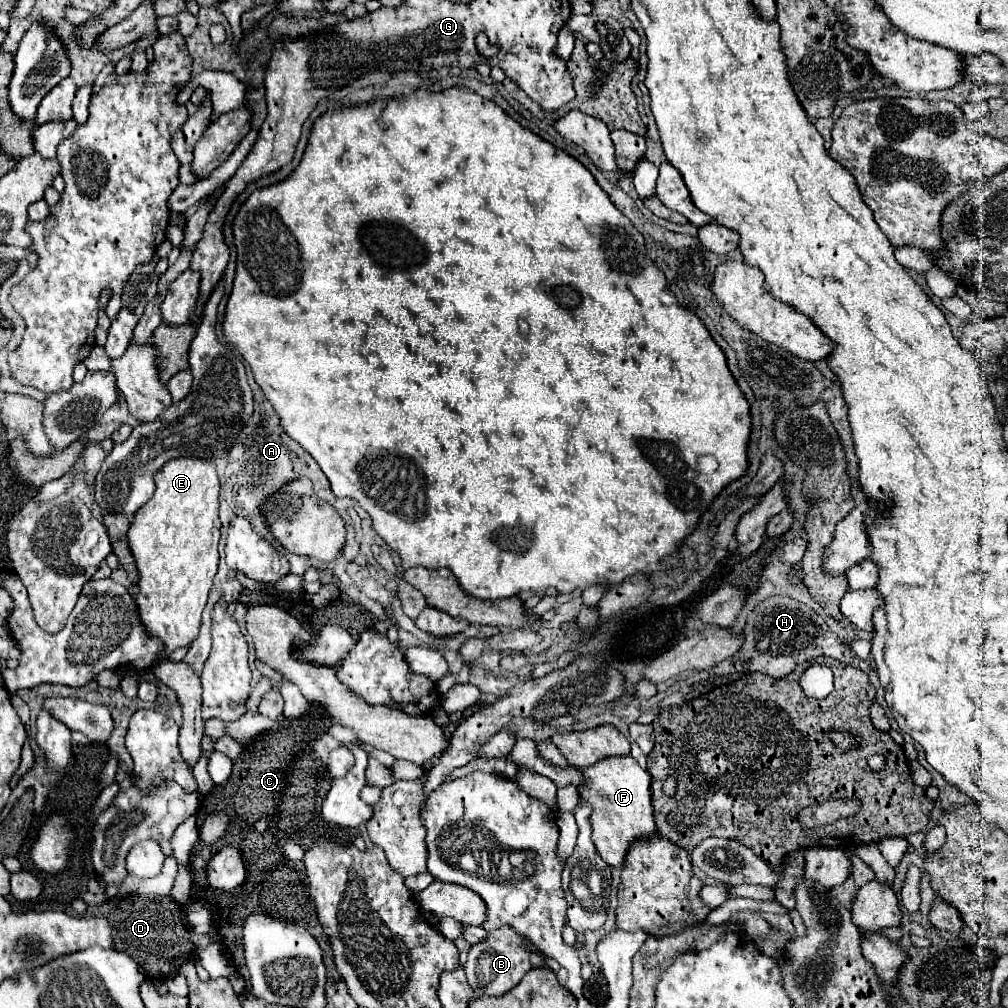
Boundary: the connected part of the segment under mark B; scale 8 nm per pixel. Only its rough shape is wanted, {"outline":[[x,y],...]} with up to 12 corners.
{"outline":[[511,925],[471,945],[463,965],[477,995],[503,995],[531,969]]}

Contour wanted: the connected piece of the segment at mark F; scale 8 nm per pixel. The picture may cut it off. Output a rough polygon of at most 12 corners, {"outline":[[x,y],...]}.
{"outline":[[631,755],[579,771],[597,853],[623,865],[655,833],[651,777]]}

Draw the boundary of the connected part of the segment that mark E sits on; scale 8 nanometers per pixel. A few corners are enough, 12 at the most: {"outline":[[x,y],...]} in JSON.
{"outline":[[169,461],[135,513],[133,599],[167,659],[199,637],[219,479]]}

